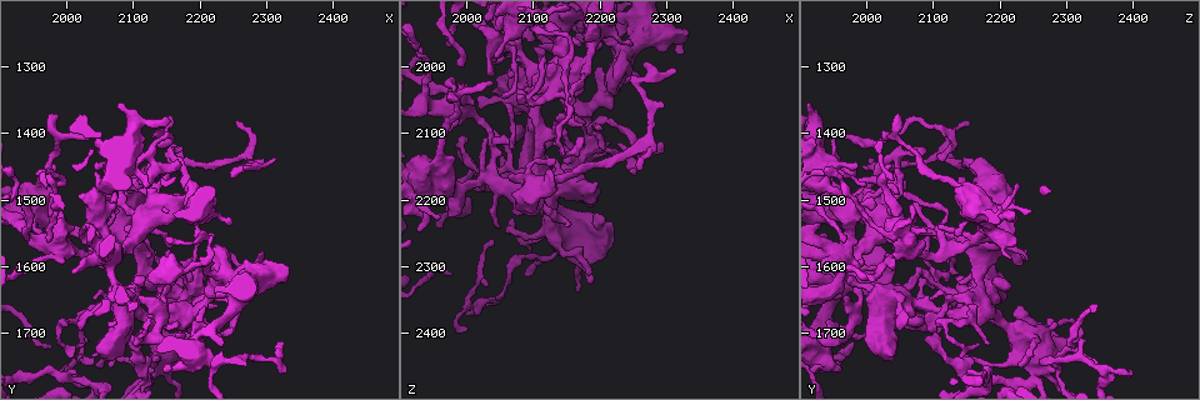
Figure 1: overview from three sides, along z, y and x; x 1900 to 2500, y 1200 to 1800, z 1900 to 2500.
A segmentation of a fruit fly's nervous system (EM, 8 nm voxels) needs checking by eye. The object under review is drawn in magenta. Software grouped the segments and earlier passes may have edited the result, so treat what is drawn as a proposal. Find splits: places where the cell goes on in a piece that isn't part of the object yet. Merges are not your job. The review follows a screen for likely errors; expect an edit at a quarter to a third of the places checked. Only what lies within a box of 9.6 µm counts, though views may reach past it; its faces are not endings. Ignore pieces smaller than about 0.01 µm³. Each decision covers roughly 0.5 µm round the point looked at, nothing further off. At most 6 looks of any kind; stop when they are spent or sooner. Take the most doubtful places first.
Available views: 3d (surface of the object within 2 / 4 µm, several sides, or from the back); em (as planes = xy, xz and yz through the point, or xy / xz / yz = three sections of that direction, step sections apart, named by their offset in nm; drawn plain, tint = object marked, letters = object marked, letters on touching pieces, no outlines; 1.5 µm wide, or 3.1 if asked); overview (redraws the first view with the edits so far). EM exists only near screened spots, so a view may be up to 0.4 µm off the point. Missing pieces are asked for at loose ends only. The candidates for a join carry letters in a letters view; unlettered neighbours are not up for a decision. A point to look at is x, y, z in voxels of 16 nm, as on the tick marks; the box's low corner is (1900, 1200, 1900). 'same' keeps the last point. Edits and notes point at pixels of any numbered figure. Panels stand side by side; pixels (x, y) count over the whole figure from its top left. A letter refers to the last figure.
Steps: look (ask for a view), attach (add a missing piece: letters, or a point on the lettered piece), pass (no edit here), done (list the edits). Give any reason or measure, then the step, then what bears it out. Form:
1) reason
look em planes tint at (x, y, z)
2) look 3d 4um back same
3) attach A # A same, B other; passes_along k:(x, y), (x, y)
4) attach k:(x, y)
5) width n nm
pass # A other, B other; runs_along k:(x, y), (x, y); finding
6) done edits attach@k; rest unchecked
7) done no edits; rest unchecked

thin end
look 3d 4um at (2175, 1420, 2090)

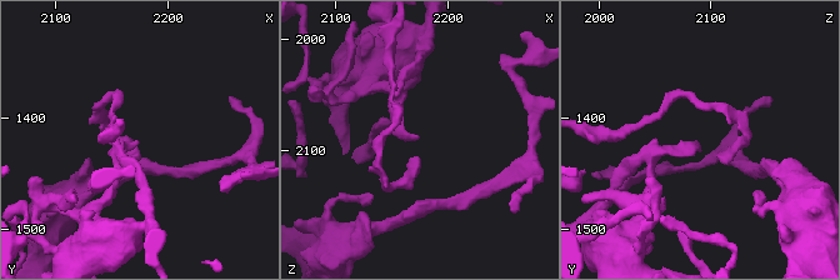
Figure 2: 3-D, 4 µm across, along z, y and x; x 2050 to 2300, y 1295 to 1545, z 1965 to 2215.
look em yz step 4 letters at (2172, 1422, 2086)

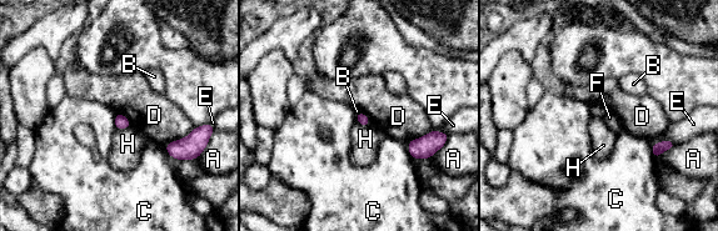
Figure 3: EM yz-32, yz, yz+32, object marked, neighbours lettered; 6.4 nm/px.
pass # A other, B other, C other, D other, E other, F other, H other; border 3:(194, 127), (185, 136), (165, 146); no lettered piece goes on from it

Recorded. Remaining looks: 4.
tapers out
look 3d 4um back at (2295, 1580, 2120)

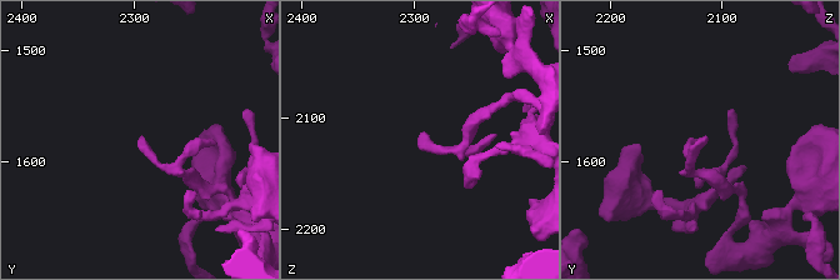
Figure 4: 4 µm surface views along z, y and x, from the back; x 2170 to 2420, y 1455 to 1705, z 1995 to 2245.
look em xy step 4 tint at (2296, 1576, 2114)

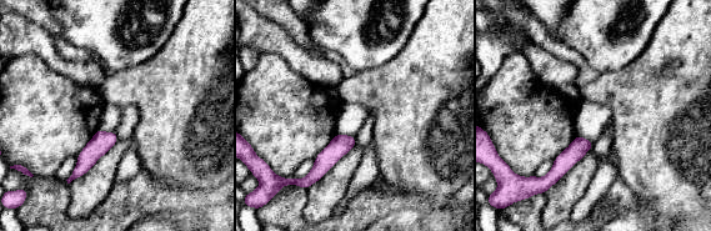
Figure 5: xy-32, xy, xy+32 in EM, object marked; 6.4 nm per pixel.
another direction
look em planes letters same

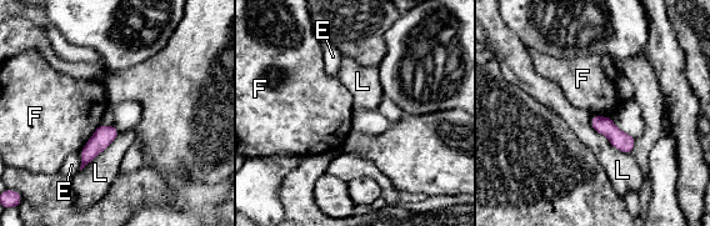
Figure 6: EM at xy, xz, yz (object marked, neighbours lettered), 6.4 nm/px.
longest_contact L 360 nm
pass # E other, F other, L other; no lettered piece goes on from it

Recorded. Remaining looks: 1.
thin end
look em yz step 4 letters at (1985, 1375, 2045)

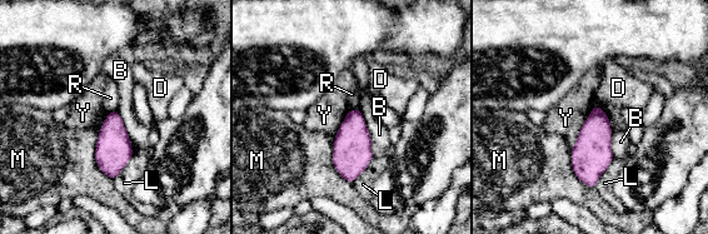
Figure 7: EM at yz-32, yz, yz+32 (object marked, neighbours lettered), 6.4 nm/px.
pass # B other, D other, L other, M other, R other, Y other; border 7:(594, 106), (582, 125), (571, 152); none of them fits

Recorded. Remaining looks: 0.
done no edits; rest unchecked

